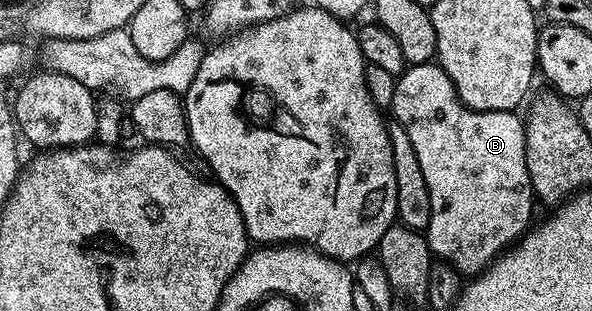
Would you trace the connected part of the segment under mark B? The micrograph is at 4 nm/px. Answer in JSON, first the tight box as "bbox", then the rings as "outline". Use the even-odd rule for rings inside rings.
{"bbox":[390,62,534,277],"outline":[[[435,62],[418,63],[409,66],[404,74],[396,80],[394,89],[394,101],[390,108],[391,118],[406,129],[406,137],[410,137],[410,145],[414,145],[414,153],[418,153],[418,165],[422,165],[422,177],[426,177],[426,189],[430,189],[430,225],[426,232],[428,248],[432,250],[437,260],[449,263],[464,277],[475,277],[487,269],[489,263],[512,246],[525,231],[529,230],[533,222],[532,207],[534,196],[532,194],[532,182],[530,173],[526,169],[526,149],[524,148],[525,120],[519,119],[516,111],[473,111],[472,108],[462,102],[450,77]]]}

